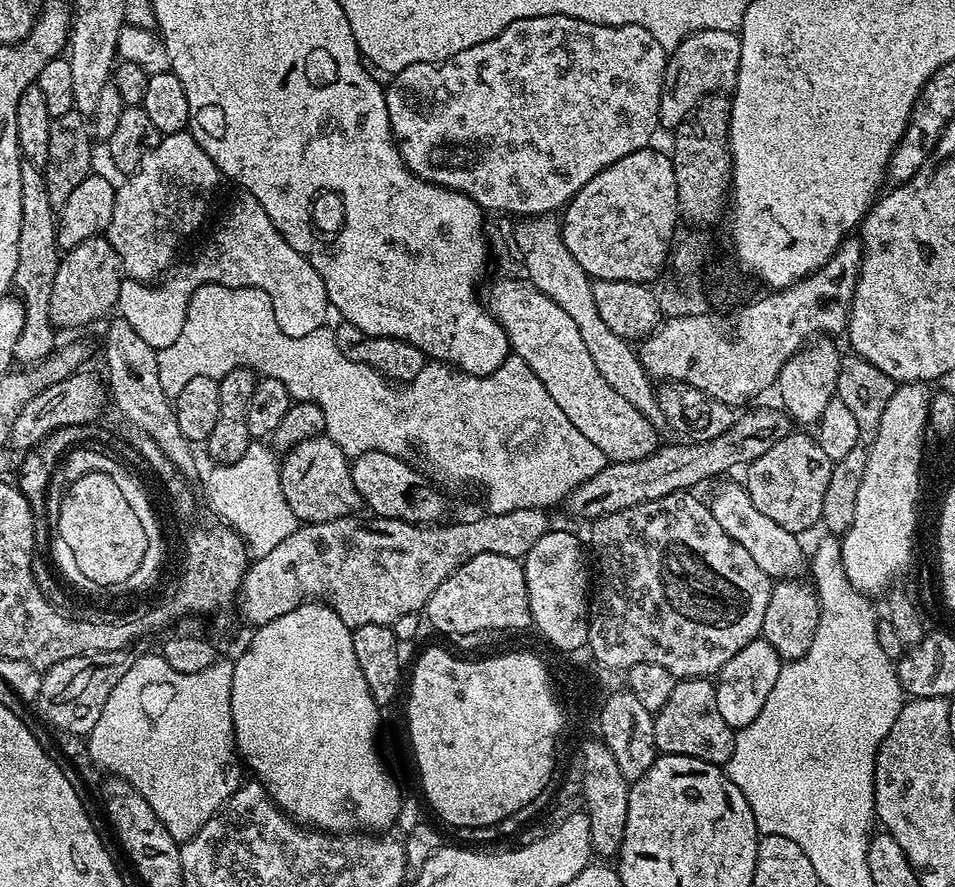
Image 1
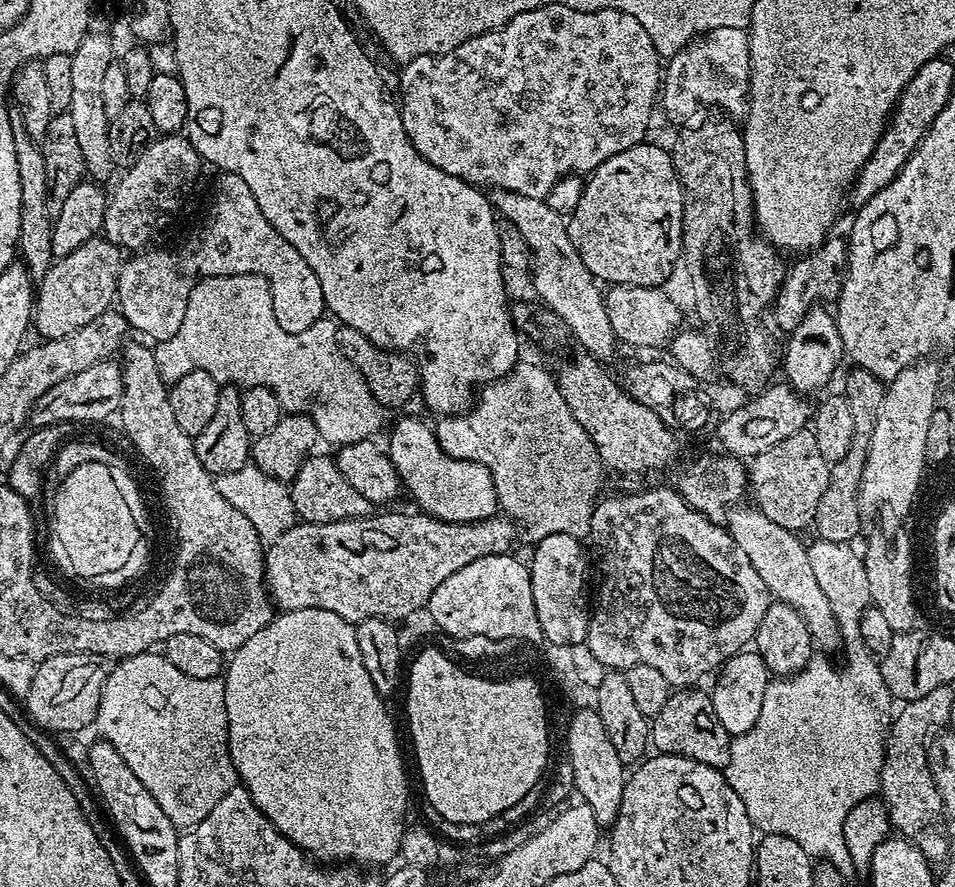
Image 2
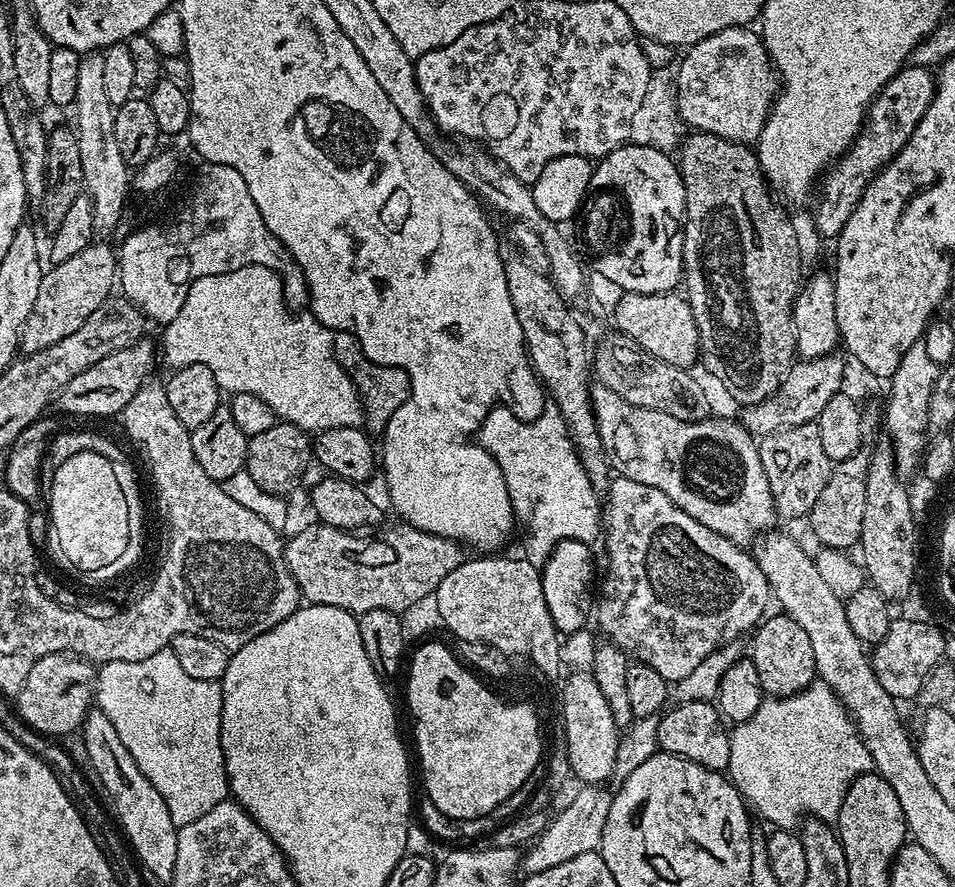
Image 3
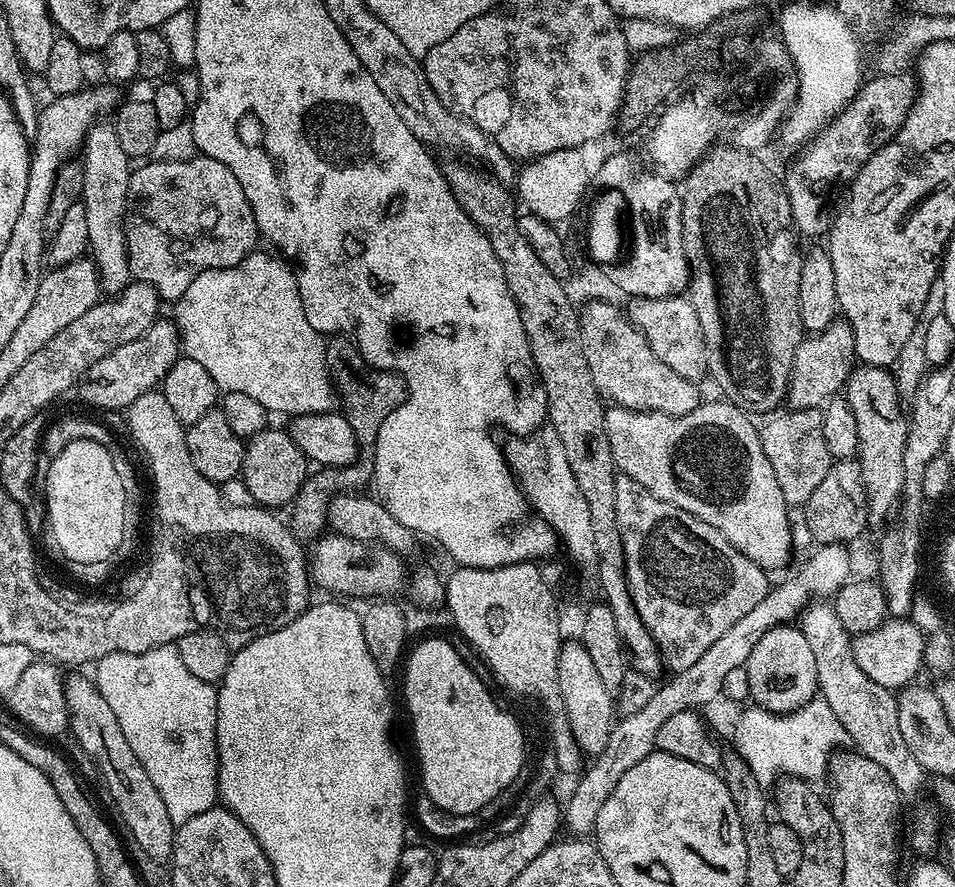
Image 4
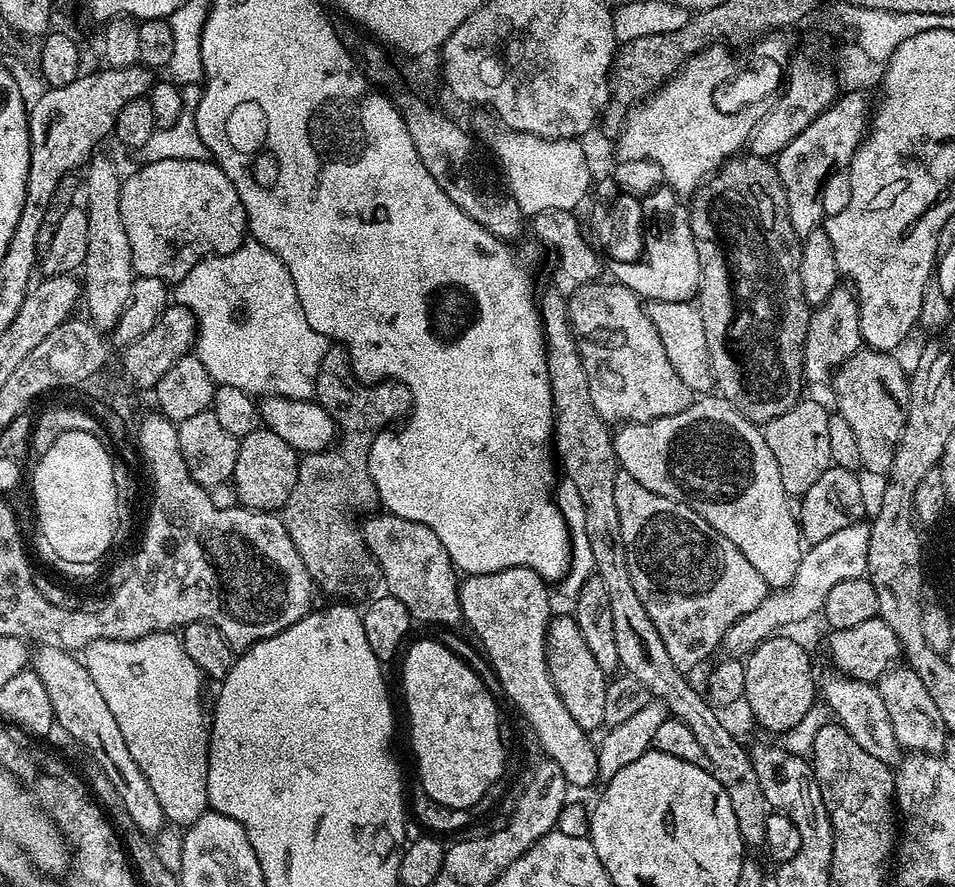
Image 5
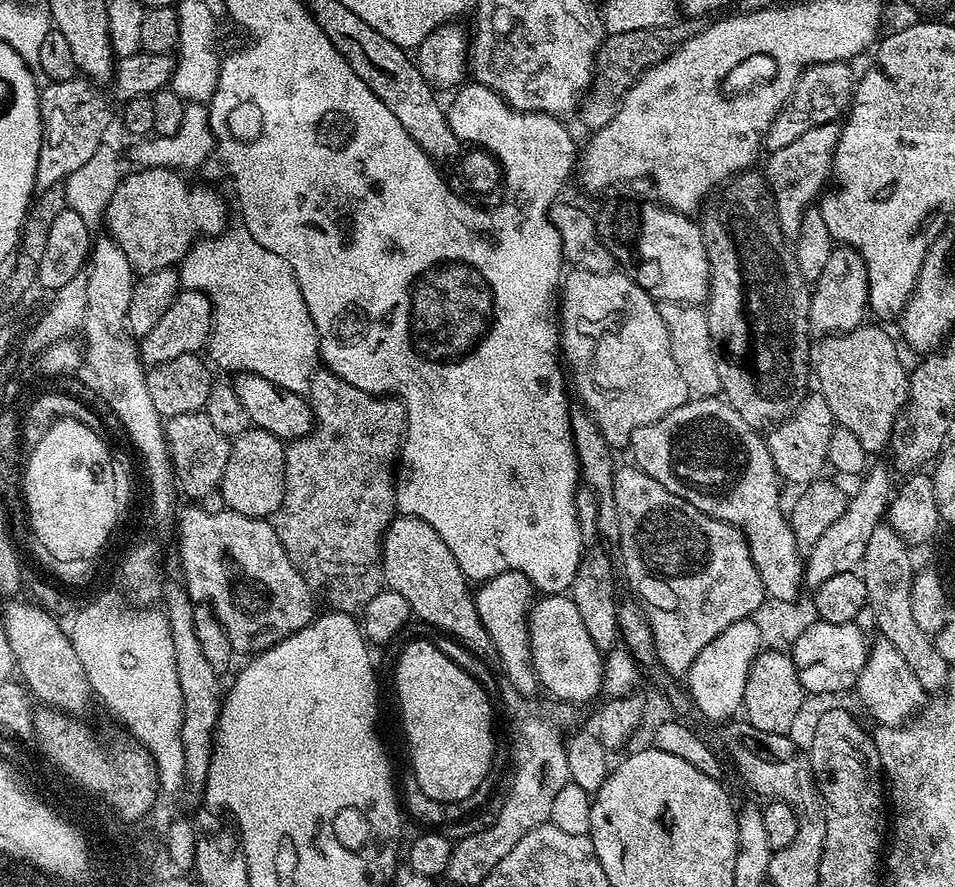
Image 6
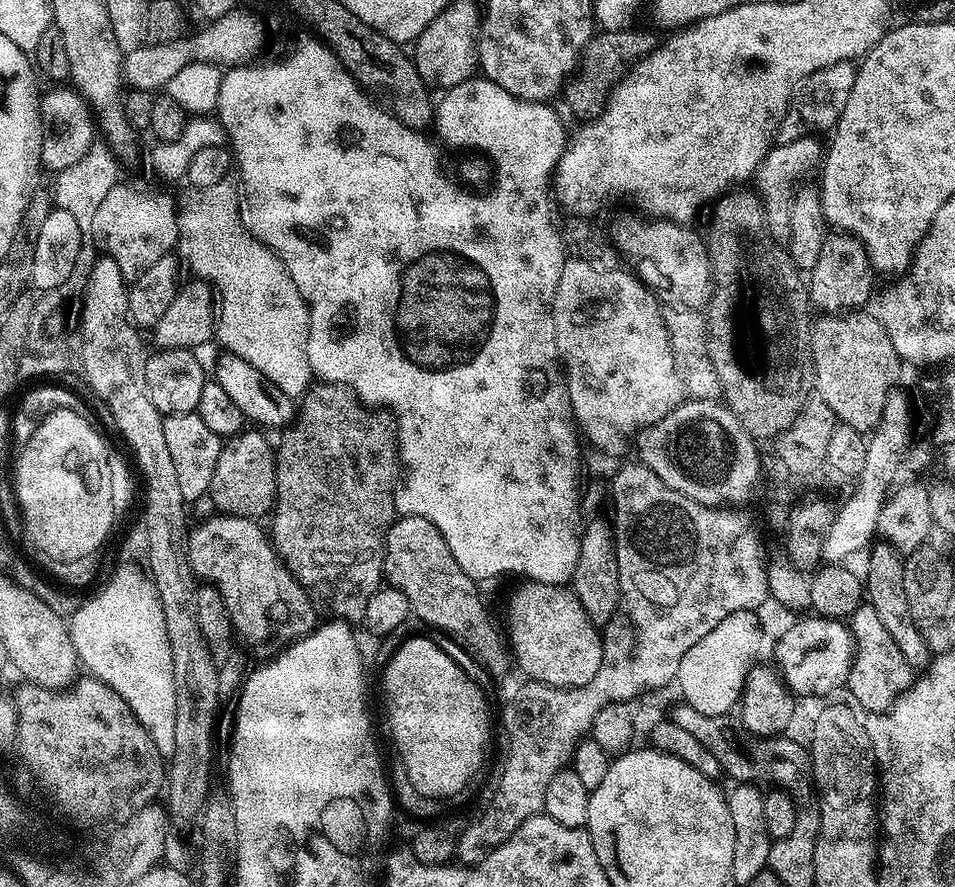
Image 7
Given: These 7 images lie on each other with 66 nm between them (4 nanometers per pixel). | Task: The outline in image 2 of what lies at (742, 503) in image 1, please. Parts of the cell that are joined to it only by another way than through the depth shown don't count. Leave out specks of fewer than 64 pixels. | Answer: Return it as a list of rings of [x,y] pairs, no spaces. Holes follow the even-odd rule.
[[[736,506],[729,511],[726,517],[726,527],[734,538],[734,542],[742,550],[742,554],[746,554],[746,558],[750,558],[750,566],[754,566],[754,570],[758,570],[758,578],[762,578],[762,582],[766,582],[769,593],[777,601],[793,604],[799,610],[810,630],[810,634],[819,647],[820,644],[824,648],[841,647],[842,637],[836,627],[834,610],[830,608],[830,601],[826,598],[826,594],[822,592],[822,586],[818,586],[818,578],[814,575],[814,569],[810,566],[805,541],[800,541],[801,537],[797,533],[778,526],[778,522],[770,522],[770,518],[766,518],[766,514],[762,514],[759,508],[755,506],[744,507]]]

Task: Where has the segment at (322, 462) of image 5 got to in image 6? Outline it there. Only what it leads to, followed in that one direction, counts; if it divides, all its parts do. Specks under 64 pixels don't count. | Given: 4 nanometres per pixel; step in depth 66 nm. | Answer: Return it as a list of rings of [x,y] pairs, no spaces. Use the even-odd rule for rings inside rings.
[[[327,370],[312,373],[306,399],[312,405],[314,427],[297,440],[287,441],[284,449],[284,497],[274,517],[276,533],[290,562],[294,562],[313,597],[319,603],[321,600],[325,609],[360,614],[366,602],[385,587],[380,546],[388,523],[398,515],[393,477],[388,477],[378,461],[368,460],[368,455],[379,450],[379,436],[392,435],[396,442],[403,441],[404,403],[399,398],[358,390],[358,386],[350,386],[350,382]],[[368,499],[376,500],[376,516],[372,516]]]

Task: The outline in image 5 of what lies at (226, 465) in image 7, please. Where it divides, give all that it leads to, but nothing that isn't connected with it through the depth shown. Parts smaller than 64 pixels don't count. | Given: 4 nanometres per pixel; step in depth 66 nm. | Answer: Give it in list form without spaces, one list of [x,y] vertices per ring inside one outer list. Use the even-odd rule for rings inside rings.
[[[266,427],[255,428],[250,434],[246,434],[240,440],[238,450],[238,462],[234,462],[234,474],[231,478],[231,485],[236,489],[237,501],[245,508],[255,508],[257,512],[275,513],[283,509],[284,503],[290,498],[290,490],[294,490],[294,482],[298,478],[298,466],[301,457],[278,434],[274,434]]]

